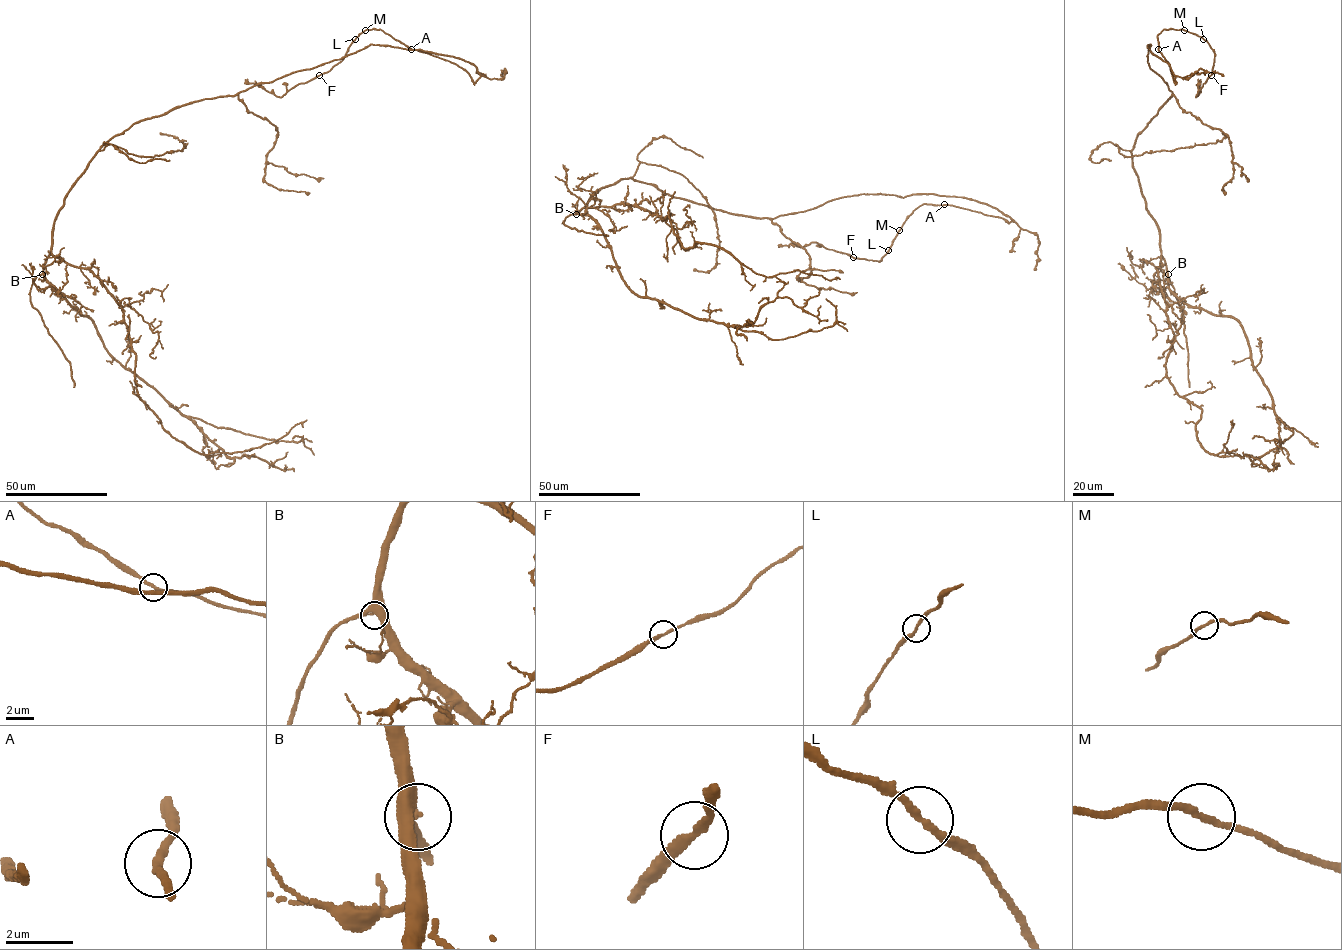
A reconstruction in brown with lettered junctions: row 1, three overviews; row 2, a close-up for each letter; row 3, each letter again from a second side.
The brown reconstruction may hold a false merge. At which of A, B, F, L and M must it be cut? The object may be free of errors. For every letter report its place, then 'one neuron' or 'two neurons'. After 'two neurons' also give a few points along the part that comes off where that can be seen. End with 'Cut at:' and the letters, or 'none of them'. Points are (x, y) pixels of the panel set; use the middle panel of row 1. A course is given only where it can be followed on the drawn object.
A: place (944, 204); one neuron
B: place (576, 214); one neuron
F: place (853, 257); one neuron
L: place (888, 250); one neuron
M: place (899, 230); one neuron
Cut at: none of them

